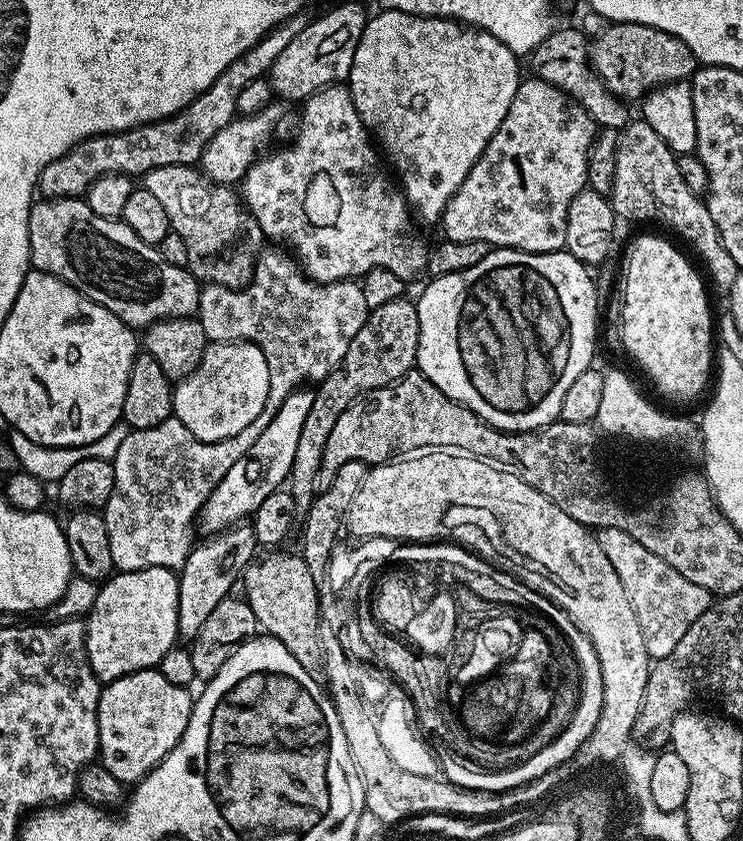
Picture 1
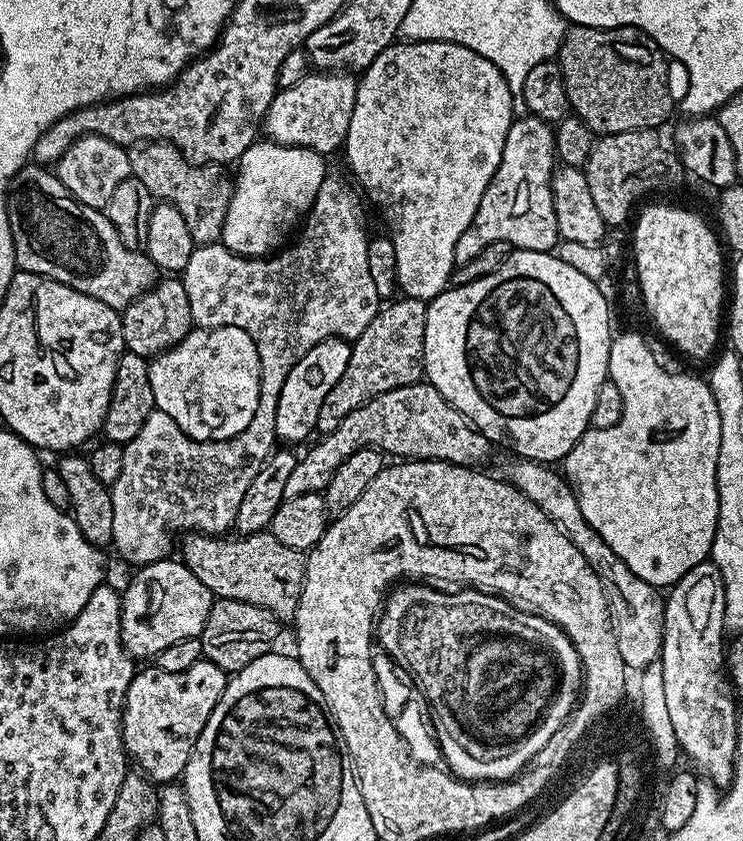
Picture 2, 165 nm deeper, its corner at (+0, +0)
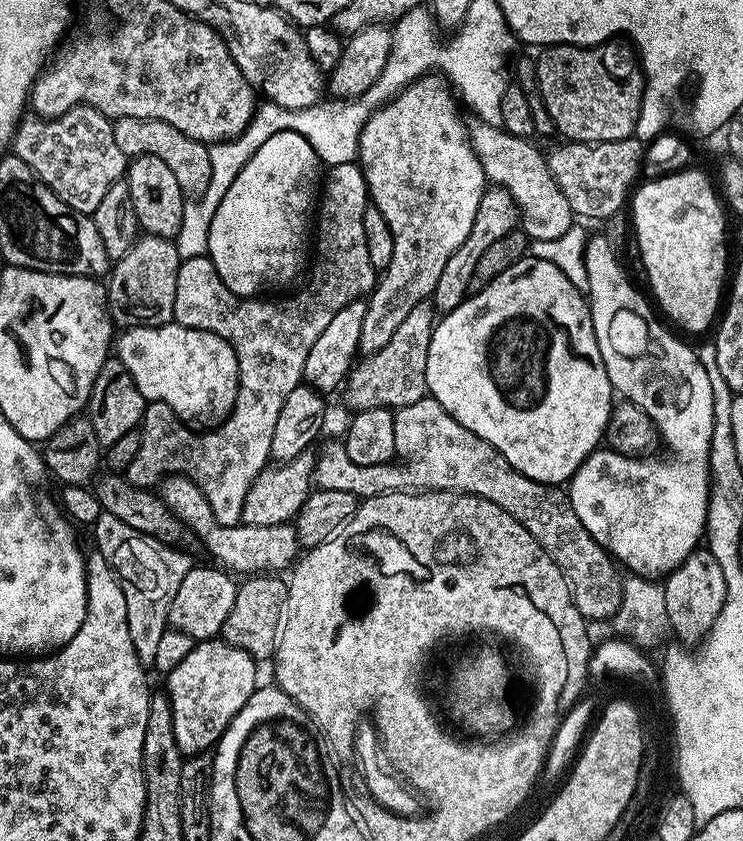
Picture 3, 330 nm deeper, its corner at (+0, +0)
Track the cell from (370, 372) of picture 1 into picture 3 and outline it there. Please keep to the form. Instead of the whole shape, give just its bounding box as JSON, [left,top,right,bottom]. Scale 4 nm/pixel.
[343,299,438,413]

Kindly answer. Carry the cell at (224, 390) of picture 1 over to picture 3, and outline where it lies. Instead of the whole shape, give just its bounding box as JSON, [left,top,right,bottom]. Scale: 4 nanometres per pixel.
[114,322,240,430]

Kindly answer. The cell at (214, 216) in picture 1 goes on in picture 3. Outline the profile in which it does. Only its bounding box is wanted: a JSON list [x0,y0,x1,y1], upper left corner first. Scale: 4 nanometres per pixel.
[112,118,211,198]

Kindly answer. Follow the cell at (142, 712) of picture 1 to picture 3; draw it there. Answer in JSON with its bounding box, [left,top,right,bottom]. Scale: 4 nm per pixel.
[166,638,258,757]

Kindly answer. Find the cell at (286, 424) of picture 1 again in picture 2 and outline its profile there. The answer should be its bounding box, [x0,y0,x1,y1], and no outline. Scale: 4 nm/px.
[276,336,352,446]

